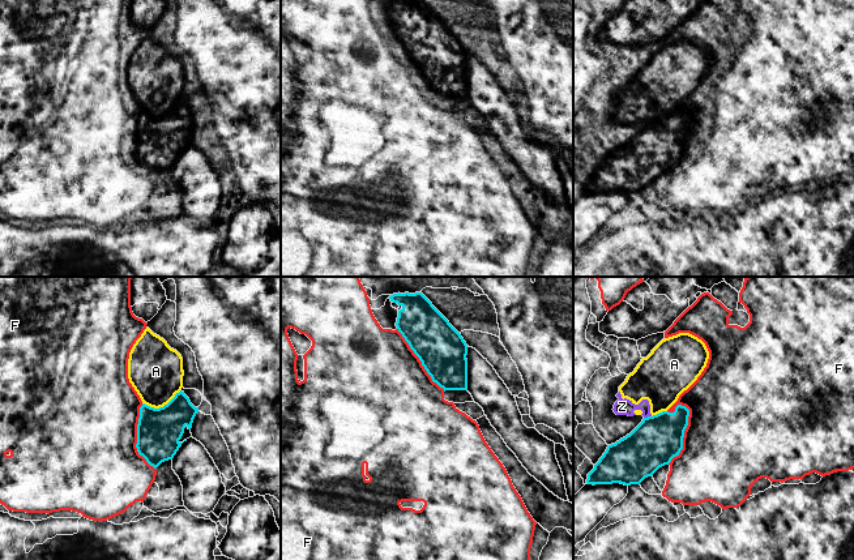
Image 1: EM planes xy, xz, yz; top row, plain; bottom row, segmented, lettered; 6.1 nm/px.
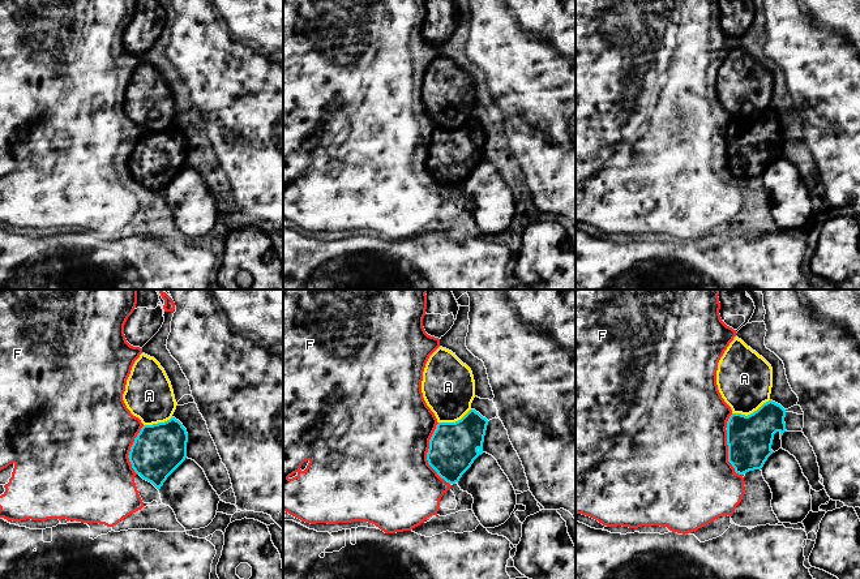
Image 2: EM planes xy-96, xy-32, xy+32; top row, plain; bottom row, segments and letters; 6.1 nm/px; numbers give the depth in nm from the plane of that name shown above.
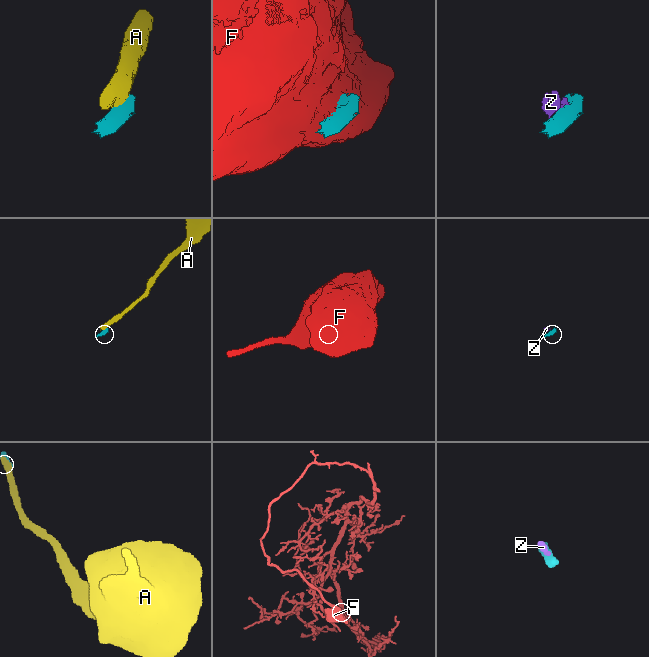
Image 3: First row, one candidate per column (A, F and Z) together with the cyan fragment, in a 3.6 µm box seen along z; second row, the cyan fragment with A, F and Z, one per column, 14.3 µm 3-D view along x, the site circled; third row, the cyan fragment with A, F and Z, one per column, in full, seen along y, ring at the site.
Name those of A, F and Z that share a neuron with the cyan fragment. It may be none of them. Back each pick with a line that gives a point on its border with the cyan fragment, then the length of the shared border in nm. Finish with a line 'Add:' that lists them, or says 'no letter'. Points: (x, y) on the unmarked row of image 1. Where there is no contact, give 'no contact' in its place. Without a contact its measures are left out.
Add: no letter

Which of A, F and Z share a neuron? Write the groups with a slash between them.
A Z / F

